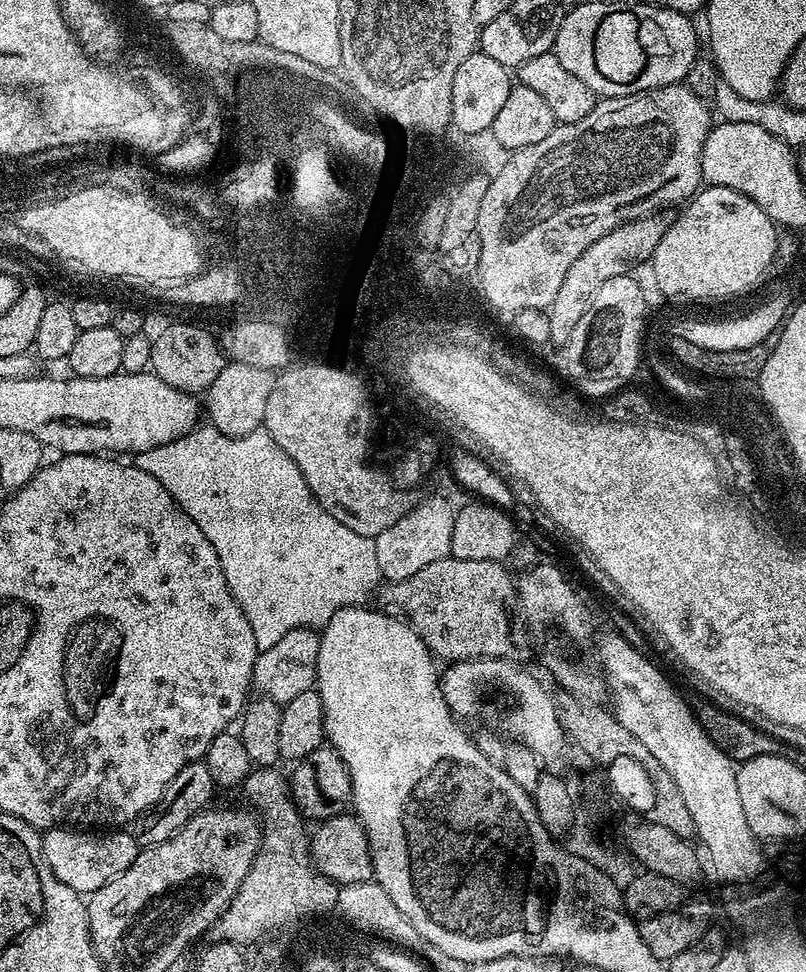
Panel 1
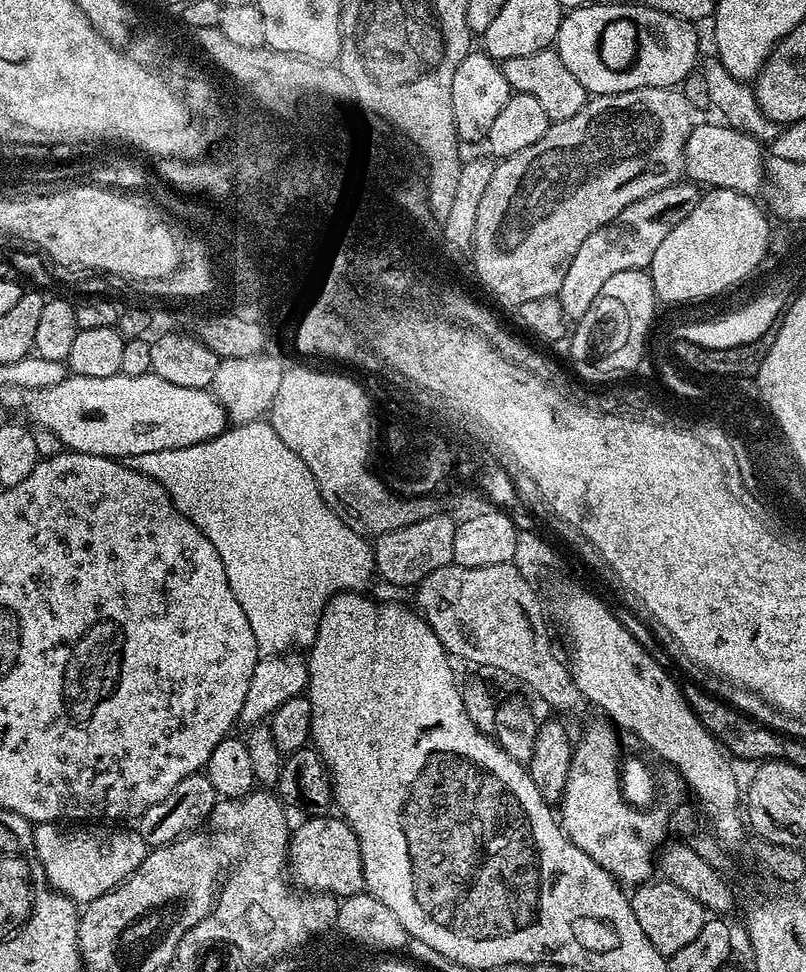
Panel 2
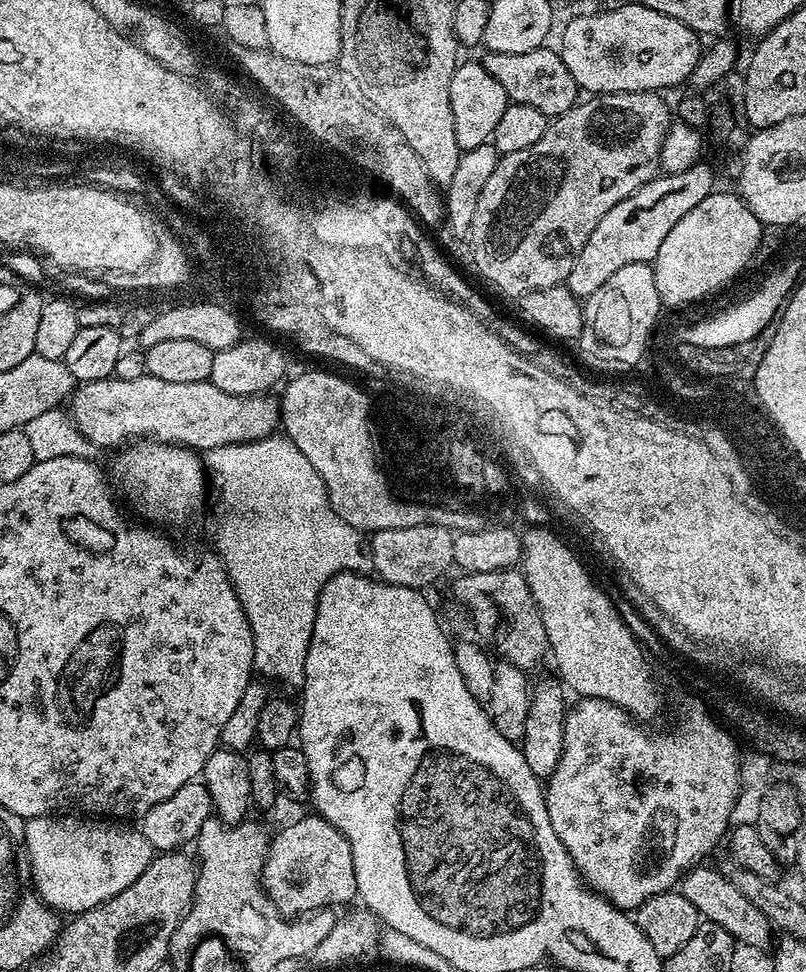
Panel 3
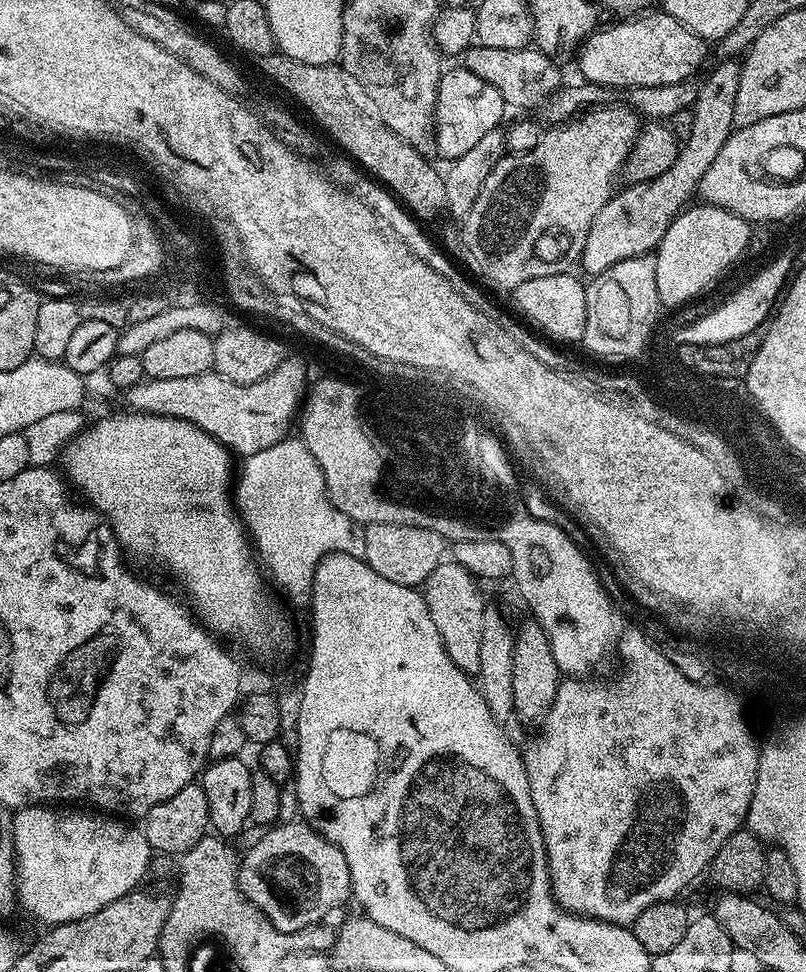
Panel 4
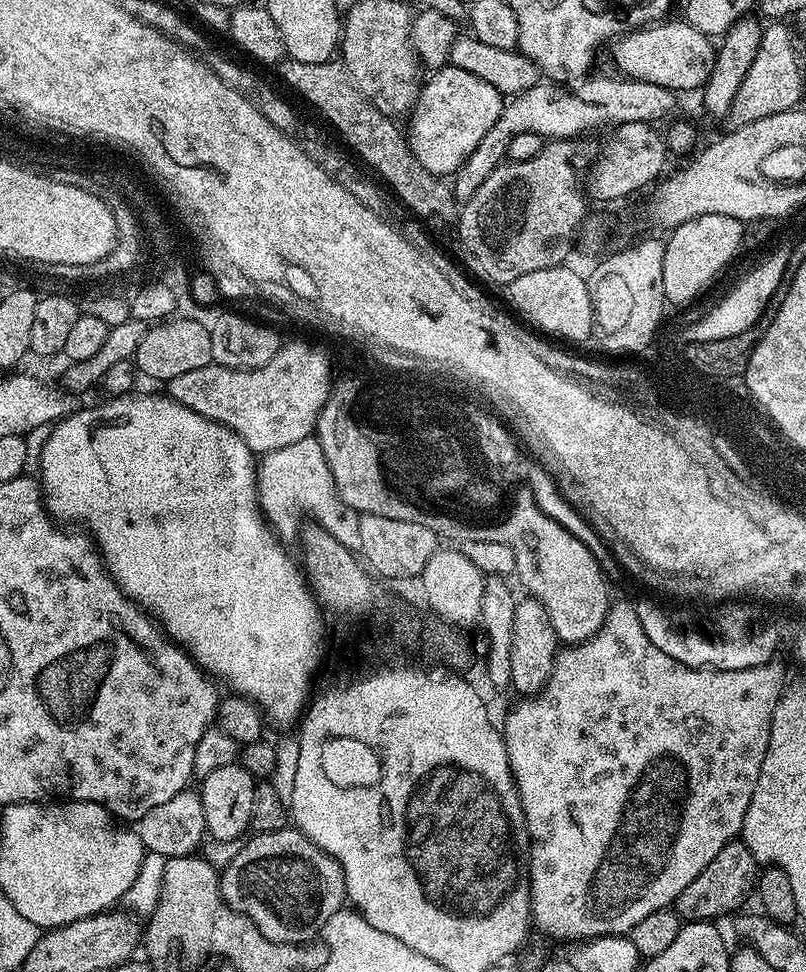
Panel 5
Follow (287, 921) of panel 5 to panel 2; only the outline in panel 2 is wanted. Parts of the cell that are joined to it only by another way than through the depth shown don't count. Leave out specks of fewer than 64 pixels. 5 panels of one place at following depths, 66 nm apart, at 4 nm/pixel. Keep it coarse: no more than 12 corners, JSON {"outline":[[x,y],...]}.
{"outline":[[309,815],[288,837],[297,889],[365,891],[362,850],[339,815]]}

